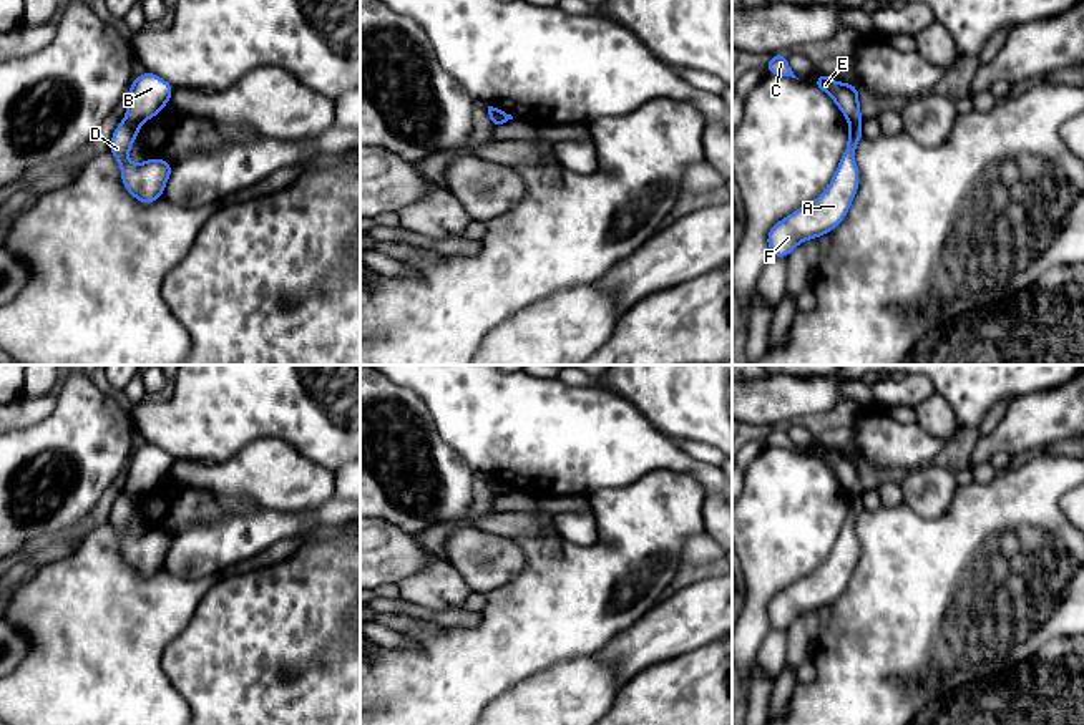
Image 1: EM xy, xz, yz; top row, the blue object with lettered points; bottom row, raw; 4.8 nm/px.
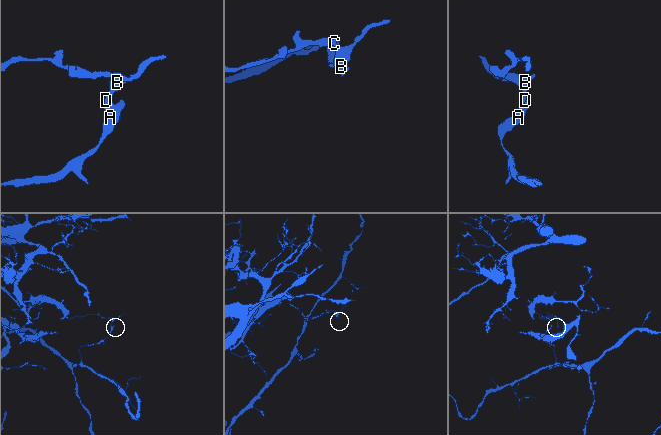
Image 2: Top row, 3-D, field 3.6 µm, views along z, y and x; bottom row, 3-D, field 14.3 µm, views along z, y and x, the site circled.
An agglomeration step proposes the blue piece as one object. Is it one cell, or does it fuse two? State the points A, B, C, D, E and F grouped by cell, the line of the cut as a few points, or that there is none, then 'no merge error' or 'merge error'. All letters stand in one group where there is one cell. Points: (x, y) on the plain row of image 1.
A D F / B C E | xy (123, 491), (138, 498) | merge error

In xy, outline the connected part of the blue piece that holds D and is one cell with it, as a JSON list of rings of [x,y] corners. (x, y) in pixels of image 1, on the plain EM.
[[[121,493],[111,506],[110,524],[121,539],[123,559],[139,574],[154,576],[163,566],[174,541],[163,529],[148,529],[143,536],[133,536],[128,524],[138,511],[139,498]]]

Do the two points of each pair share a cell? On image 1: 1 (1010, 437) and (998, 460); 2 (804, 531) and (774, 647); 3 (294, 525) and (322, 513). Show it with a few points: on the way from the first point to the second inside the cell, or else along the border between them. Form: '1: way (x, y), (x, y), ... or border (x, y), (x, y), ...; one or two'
1: border (1011, 457), (998, 452), (990, 460); two
2: border (771, 629), (761, 644), (756, 666); two
3: way (301, 521), (316, 516); one

